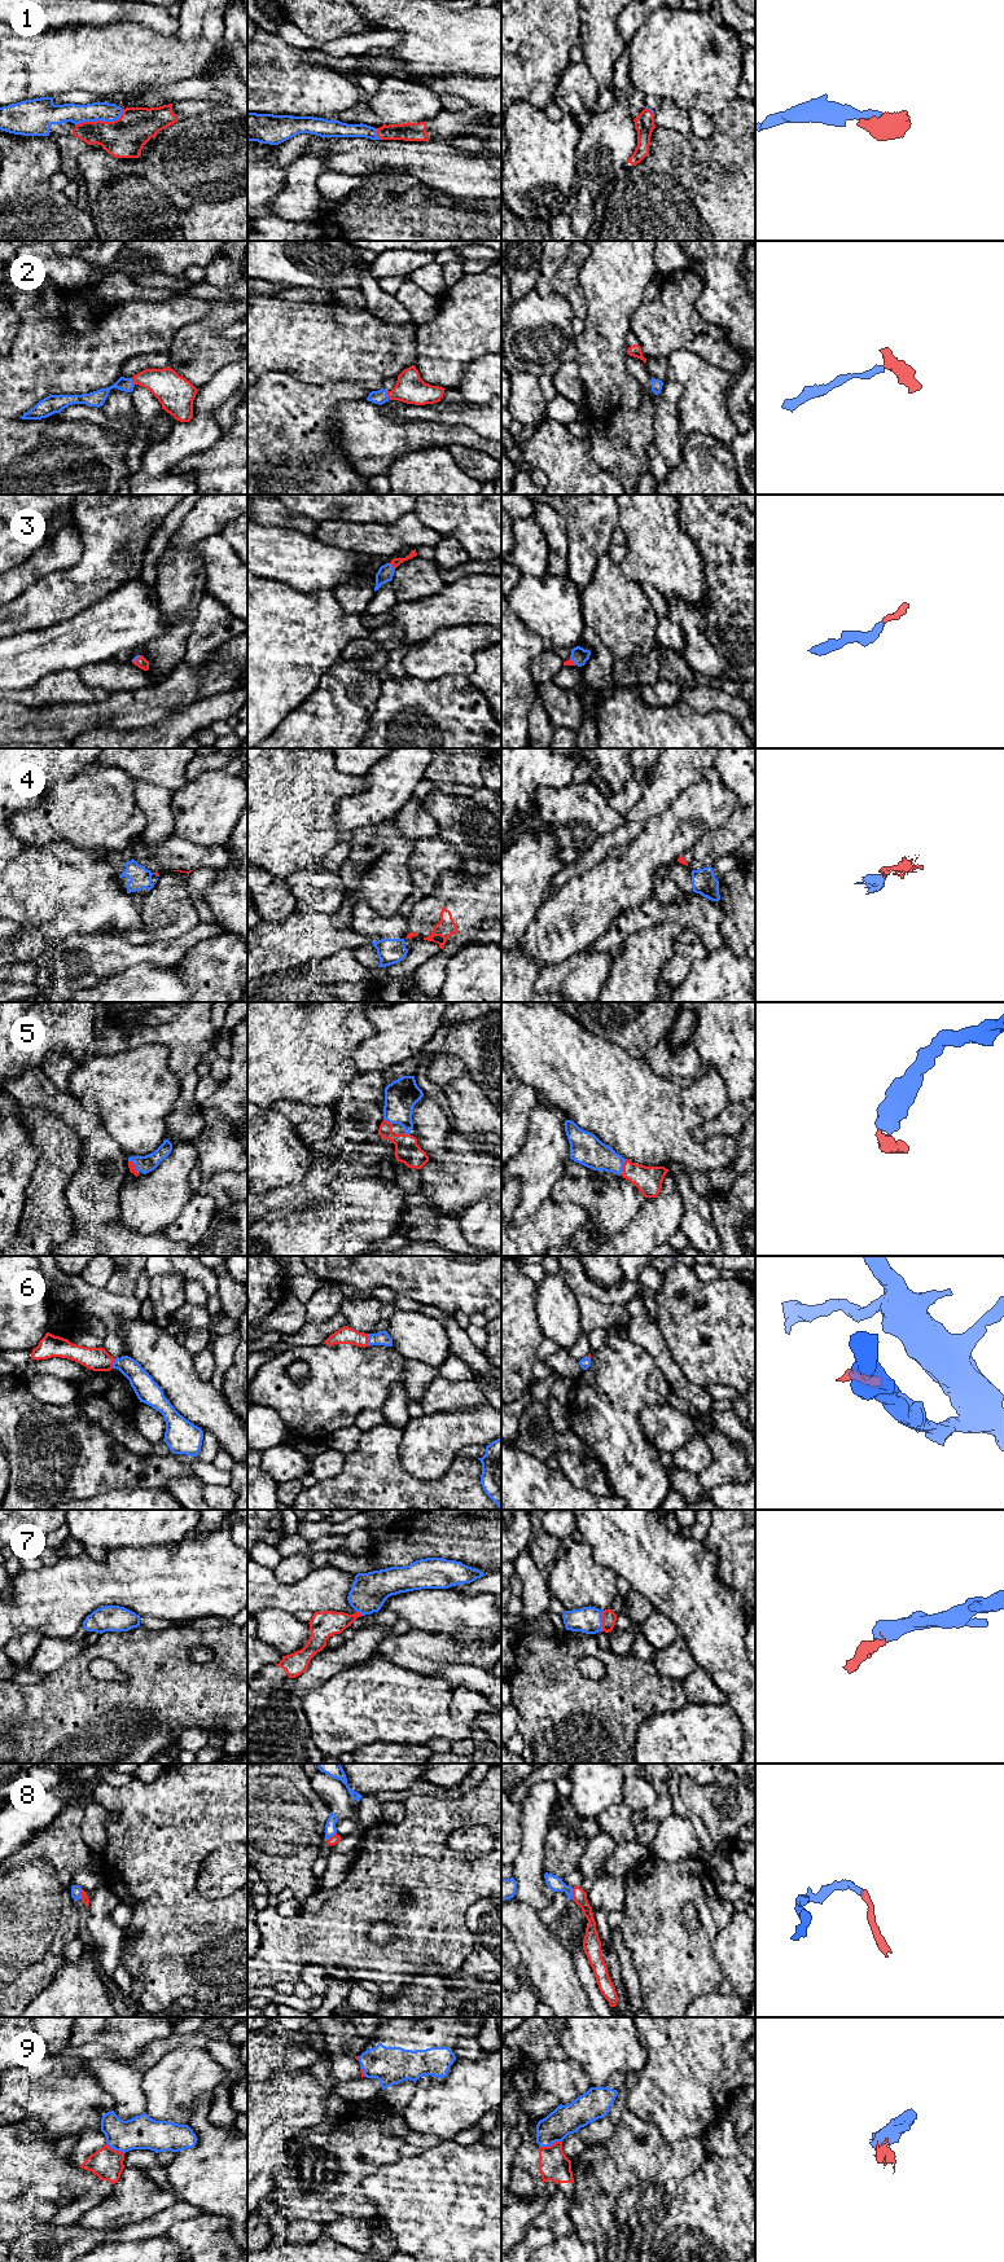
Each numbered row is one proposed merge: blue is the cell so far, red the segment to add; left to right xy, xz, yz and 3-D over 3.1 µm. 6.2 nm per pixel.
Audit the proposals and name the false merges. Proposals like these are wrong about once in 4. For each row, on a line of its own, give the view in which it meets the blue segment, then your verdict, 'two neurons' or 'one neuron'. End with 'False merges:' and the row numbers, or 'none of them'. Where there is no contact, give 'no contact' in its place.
1: meets blue in xy; one neuron
2: meets blue in xz; one neuron
3: meets blue in xz; one neuron
4: meets blue in xy; two neurons
5: meets blue in yz; one neuron
6: meets blue in xz; one neuron
7: meets blue in yz; one neuron
8: meets blue in yz; one neuron
9: meets blue in yz; two neurons
False merges: 4, 9

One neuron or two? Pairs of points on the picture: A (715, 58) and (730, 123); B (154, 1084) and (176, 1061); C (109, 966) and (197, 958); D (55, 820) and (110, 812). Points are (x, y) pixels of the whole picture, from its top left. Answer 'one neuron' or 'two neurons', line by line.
A: two neurons
B: two neurons
C: two neurons
D: one neuron

